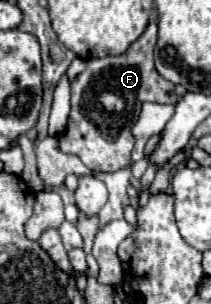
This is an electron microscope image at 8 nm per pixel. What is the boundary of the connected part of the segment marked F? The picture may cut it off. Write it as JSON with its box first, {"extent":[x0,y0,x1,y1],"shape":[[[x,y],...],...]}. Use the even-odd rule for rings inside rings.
{"extent":[59,17,177,173],"shape":[[[151,17],[143,35],[123,53],[117,57],[95,57],[87,59],[87,67],[83,73],[75,77],[71,83],[71,113],[69,113],[69,127],[63,135],[59,135],[59,149],[63,153],[77,155],[93,173],[113,173],[123,167],[131,167],[131,151],[135,147],[135,137],[131,135],[131,127],[139,117],[139,109],[145,101],[153,103],[177,103],[175,85],[161,77],[153,65],[153,49],[157,43],[157,19]]]}

